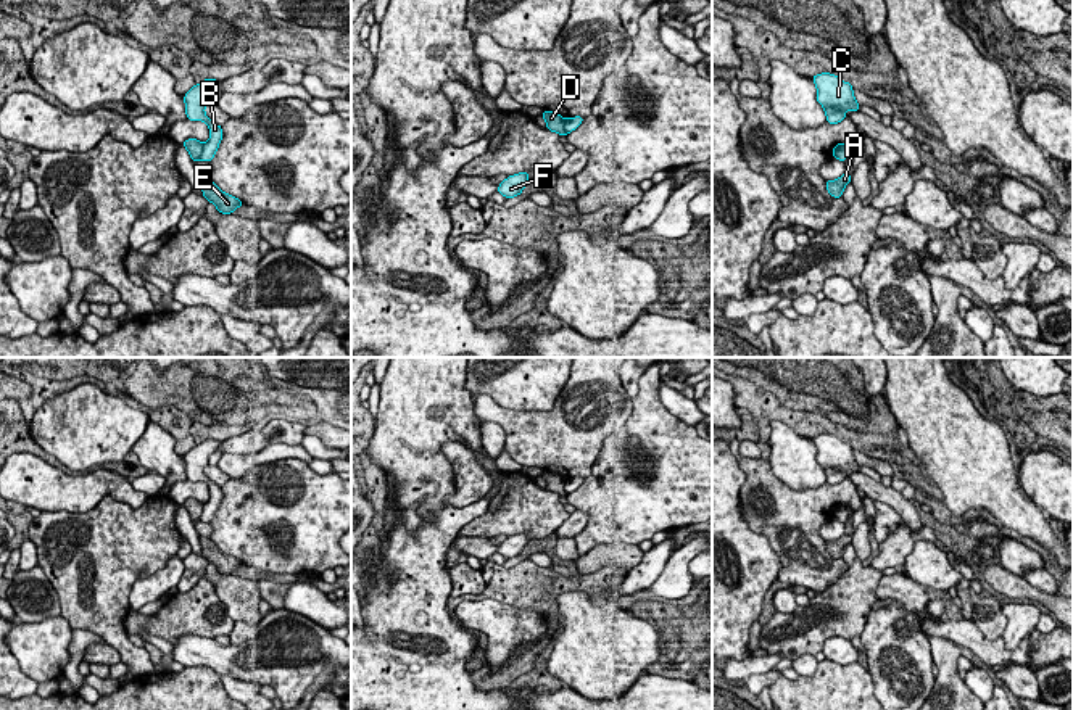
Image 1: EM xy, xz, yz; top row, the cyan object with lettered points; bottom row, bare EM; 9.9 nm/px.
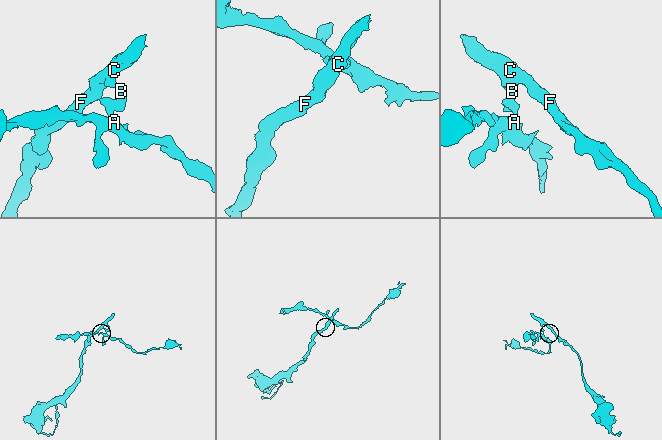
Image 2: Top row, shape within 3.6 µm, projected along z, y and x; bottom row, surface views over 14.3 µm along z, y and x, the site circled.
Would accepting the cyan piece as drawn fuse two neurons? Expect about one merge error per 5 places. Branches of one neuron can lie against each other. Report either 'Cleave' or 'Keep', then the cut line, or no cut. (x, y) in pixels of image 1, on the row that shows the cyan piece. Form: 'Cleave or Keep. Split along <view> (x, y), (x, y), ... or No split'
Cleave. Split along xy (203, 144), (198, 158)

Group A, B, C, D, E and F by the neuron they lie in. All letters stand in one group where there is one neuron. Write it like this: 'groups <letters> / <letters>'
groups A D E / B C F

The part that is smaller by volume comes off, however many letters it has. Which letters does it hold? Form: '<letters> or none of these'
A, D, E

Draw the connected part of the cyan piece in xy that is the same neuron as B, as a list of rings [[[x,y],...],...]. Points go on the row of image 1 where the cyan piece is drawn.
[[[205,79],[203,82],[192,87],[185,95],[185,113],[188,121],[205,121],[209,127],[209,140],[203,143],[200,159],[209,163],[222,140],[222,127],[214,124],[206,114],[205,106],[208,105],[209,95],[219,87],[219,80]]]

